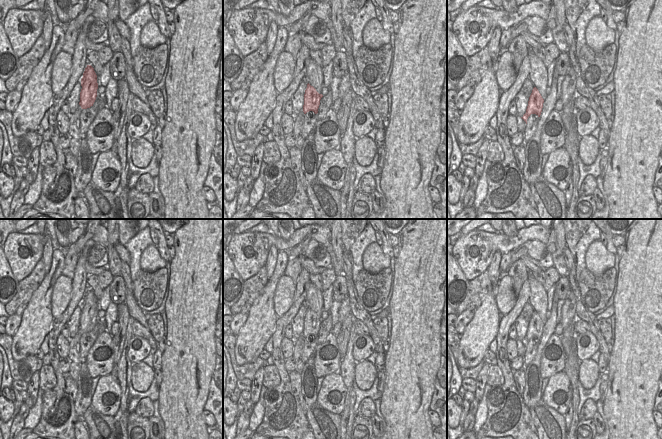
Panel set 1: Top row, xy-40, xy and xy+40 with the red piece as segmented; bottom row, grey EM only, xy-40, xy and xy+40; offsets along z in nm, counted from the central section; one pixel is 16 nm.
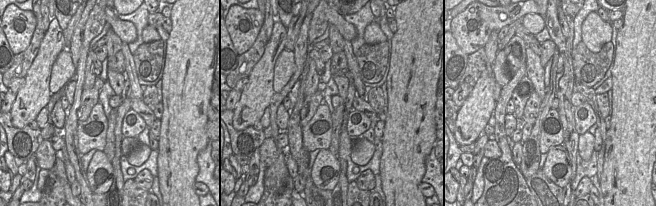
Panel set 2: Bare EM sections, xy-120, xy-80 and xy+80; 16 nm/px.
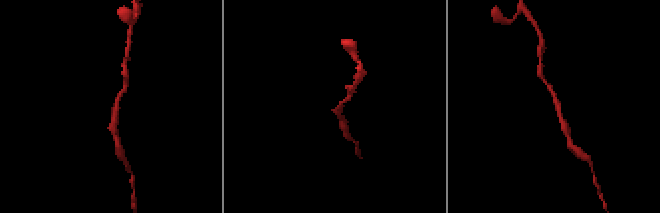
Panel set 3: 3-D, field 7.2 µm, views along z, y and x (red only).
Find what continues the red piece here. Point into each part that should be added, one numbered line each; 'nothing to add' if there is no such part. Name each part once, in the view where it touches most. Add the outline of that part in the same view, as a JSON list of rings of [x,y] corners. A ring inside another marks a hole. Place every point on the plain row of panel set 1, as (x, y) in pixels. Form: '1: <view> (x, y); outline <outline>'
nothing to add

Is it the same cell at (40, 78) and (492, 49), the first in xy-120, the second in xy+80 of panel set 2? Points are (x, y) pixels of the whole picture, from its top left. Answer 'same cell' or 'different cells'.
different cells

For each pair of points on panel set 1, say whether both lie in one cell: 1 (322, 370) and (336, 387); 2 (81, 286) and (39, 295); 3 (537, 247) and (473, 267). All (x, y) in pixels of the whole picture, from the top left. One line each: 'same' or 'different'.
1: different
2: different
3: different

